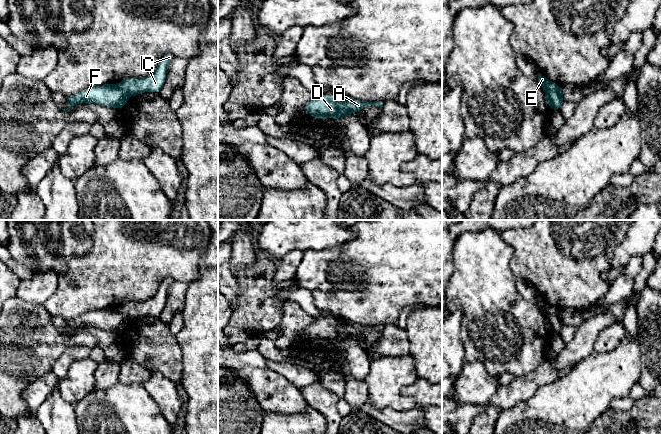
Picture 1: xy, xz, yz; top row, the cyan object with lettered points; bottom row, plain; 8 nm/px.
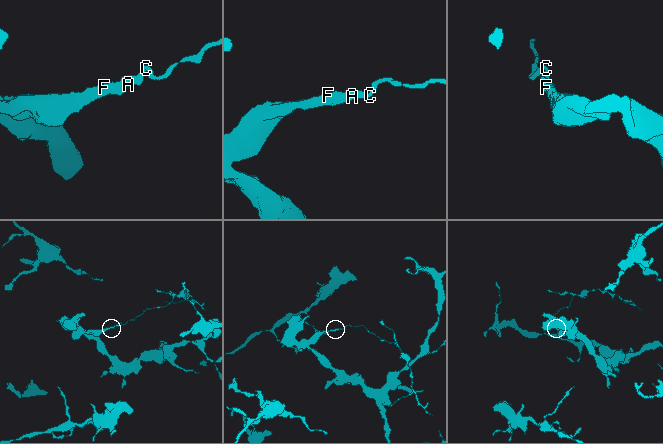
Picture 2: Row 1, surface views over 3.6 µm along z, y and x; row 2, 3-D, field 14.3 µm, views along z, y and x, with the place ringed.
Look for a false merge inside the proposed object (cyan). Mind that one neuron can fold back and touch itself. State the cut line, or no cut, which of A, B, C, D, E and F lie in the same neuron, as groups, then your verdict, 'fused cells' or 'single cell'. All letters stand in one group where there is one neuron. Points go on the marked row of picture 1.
xz (344, 98), (348, 113) | A B C E / D F | fused cells

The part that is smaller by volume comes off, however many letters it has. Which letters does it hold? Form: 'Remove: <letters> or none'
Remove: A, B, C, E

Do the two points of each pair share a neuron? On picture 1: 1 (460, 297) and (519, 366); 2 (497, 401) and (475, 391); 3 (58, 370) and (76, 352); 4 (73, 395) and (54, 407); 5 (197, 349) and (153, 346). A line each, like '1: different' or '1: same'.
1: same
2: different
3: same
4: different
5: different

